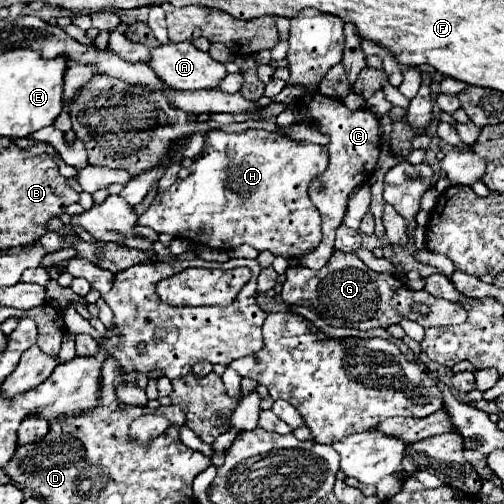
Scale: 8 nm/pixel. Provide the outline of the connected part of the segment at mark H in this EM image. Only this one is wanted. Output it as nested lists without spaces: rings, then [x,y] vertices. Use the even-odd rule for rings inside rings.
[[[211,129],[205,135],[203,153],[197,155],[189,167],[189,177],[177,179],[167,191],[159,193],[137,223],[151,227],[157,233],[189,239],[213,249],[227,251],[247,243],[257,251],[267,249],[273,255],[291,259],[305,253],[307,249],[313,249],[313,245],[321,241],[321,215],[317,213],[317,207],[313,207],[307,189],[309,183],[325,171],[327,163],[329,153],[325,145],[293,143],[287,137],[279,137],[277,133],[263,129],[245,129],[239,133]]]

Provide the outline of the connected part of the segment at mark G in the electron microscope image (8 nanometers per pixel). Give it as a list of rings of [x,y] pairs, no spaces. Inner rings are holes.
[[[335,251],[331,255],[331,259],[327,261],[327,265],[319,271],[311,271],[307,267],[289,267],[285,271],[285,283],[283,283],[283,301],[287,305],[301,305],[307,307],[309,311],[313,311],[317,317],[321,317],[327,325],[331,327],[351,327],[351,329],[359,329],[359,331],[369,331],[373,327],[389,327],[393,323],[399,321],[399,317],[407,317],[417,321],[421,327],[439,327],[439,325],[459,325],[467,319],[467,313],[461,305],[445,301],[445,299],[437,299],[425,291],[411,291],[407,289],[395,275],[381,275],[371,271],[355,253],[341,253]],[[413,303],[419,305],[427,305],[429,313],[421,315],[419,311],[415,313]]]

